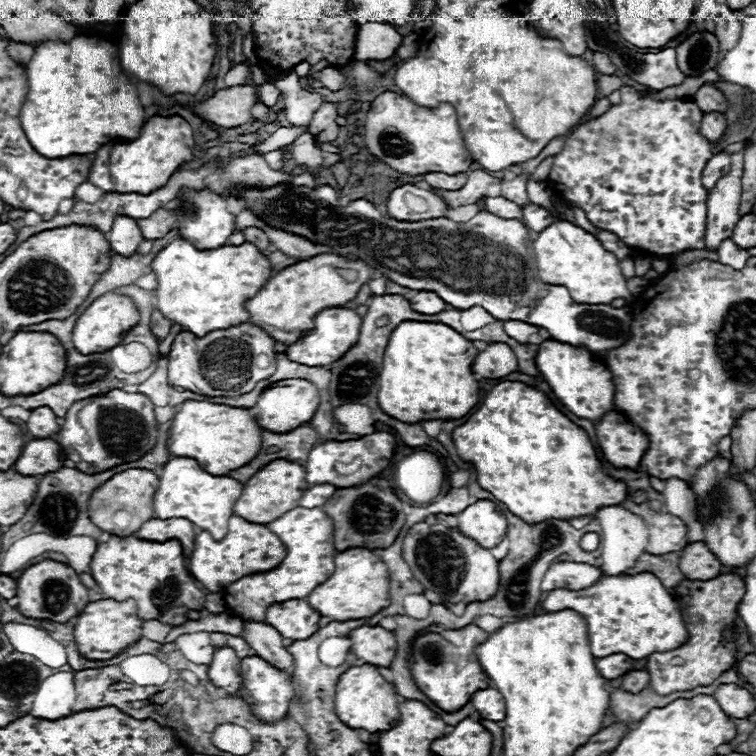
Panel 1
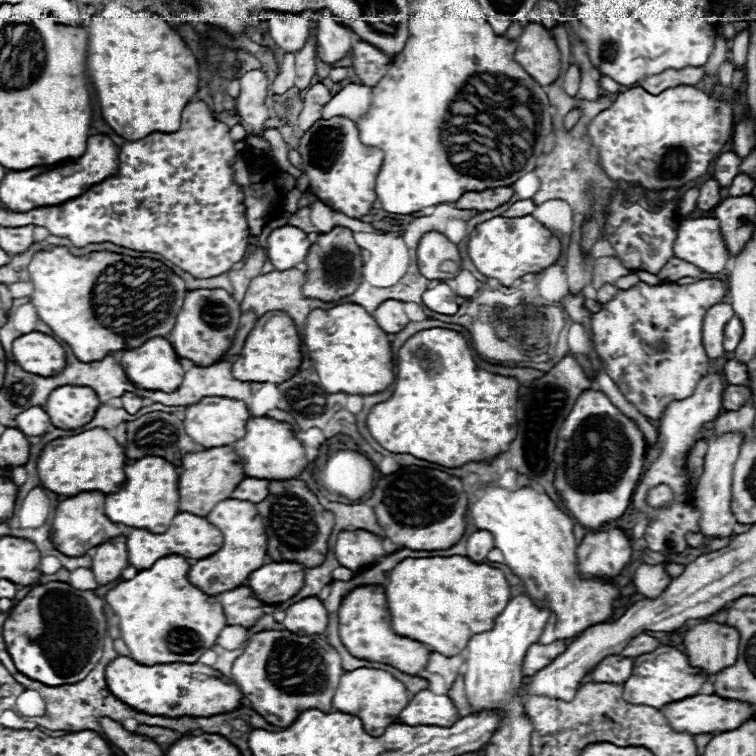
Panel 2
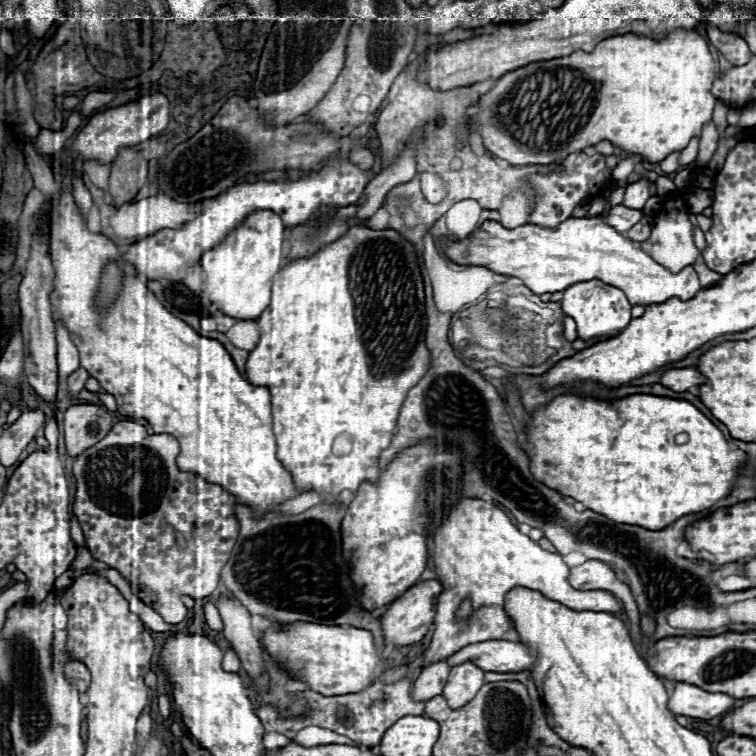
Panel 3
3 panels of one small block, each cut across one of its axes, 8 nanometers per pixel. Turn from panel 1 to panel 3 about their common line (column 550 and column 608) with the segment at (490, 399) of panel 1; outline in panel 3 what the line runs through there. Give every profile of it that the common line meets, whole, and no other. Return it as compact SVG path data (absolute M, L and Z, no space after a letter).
M576 394L556 396L546 408L536 410L534 426L528 426L528 438L536 446L530 470L538 480L562 496L582 502L592 512L646 530L664 530L682 516L710 510L716 502L728 498L738 480L738 470L748 460L746 452L730 450L724 434L694 404L648 394L614 402L578 398Z

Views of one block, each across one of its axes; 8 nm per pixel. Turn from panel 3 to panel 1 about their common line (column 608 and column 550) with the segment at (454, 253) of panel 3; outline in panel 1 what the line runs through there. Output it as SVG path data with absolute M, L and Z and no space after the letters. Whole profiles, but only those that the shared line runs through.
M556 220L552 226L540 232L540 236L532 242L532 248L538 278L546 284L566 286L572 300L578 304L610 304L616 298L630 296L618 258L580 226Z

